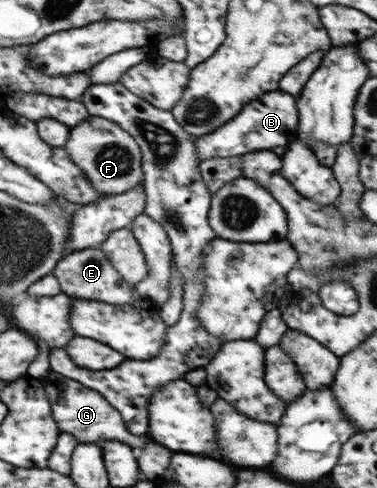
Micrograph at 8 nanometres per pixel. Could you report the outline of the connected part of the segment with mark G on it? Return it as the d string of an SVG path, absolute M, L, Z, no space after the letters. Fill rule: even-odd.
M49 371L49 401L53 403L53 419L57 422L60 433L69 433L81 443L97 443L107 440L123 441L135 449L141 449L145 443L143 437L148 435L133 435L127 431L124 421L117 409L113 409L97 391L81 389L81 383L65 379L63 375Z

